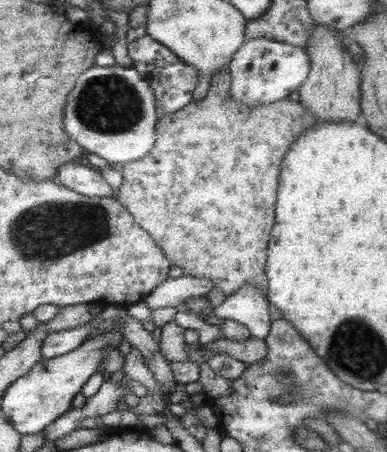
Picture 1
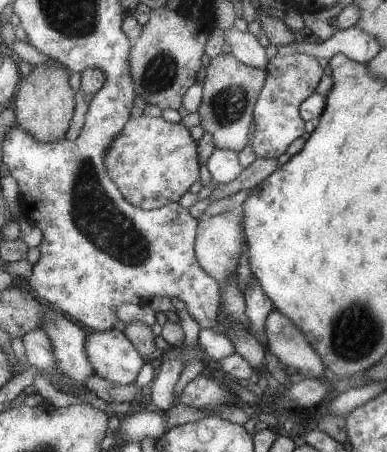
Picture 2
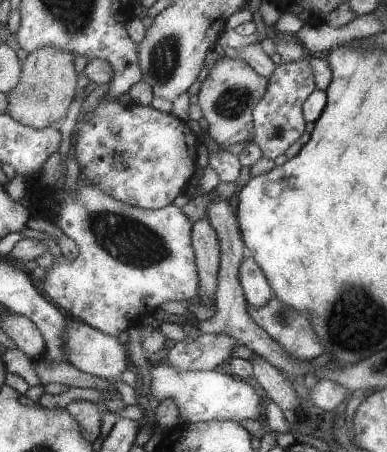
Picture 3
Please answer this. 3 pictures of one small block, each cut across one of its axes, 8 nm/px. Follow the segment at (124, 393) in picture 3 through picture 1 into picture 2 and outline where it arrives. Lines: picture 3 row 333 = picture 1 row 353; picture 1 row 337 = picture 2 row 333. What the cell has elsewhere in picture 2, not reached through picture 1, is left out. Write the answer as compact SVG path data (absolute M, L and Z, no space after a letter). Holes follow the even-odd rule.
M107 330L89 336L87 352L97 368L97 376L107 378L119 386L135 384L143 364L151 362L125 336L125 332Z

